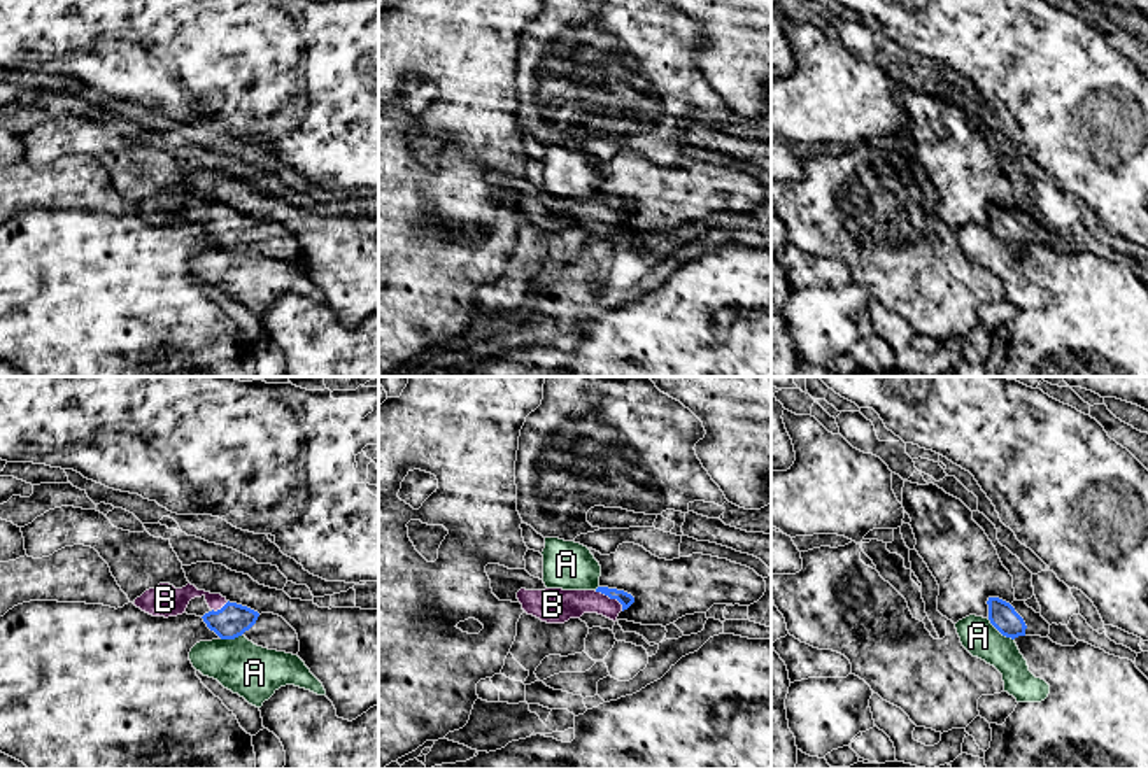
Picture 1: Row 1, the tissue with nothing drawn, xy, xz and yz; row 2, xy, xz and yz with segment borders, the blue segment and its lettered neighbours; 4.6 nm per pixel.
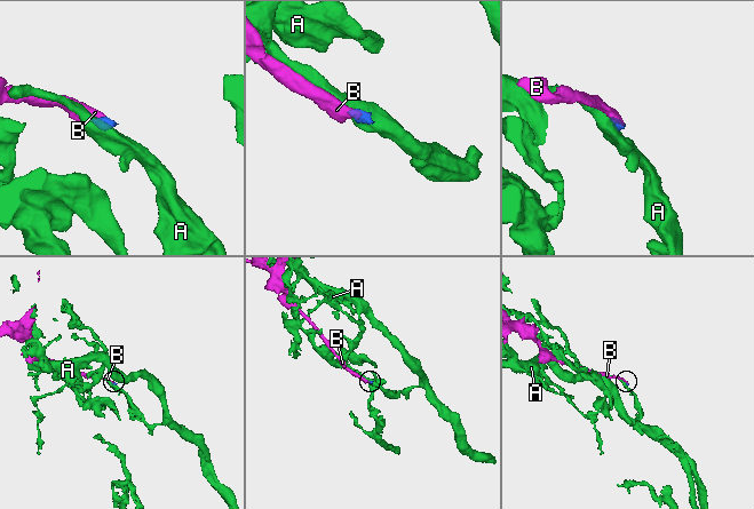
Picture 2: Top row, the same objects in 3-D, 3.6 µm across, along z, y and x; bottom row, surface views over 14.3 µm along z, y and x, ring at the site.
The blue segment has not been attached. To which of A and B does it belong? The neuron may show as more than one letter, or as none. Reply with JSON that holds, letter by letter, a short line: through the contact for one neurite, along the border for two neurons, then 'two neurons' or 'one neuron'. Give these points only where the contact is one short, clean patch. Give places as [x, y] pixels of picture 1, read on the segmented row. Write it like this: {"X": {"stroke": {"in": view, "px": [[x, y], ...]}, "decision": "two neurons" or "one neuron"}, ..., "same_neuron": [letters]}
{"A": {"stroke": {"in": "yz", "px": [[987, 619], [1013, 640]]}, "decision": "two neurons"}, "B": {"stroke": {"in": "xz", "px": [[626, 599], [610, 598], [558, 606]]}, "decision": "one neuron"}, "same_neuron": ["B"]}

